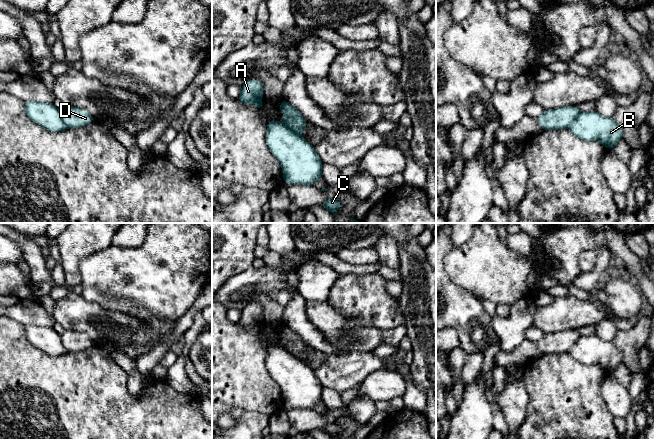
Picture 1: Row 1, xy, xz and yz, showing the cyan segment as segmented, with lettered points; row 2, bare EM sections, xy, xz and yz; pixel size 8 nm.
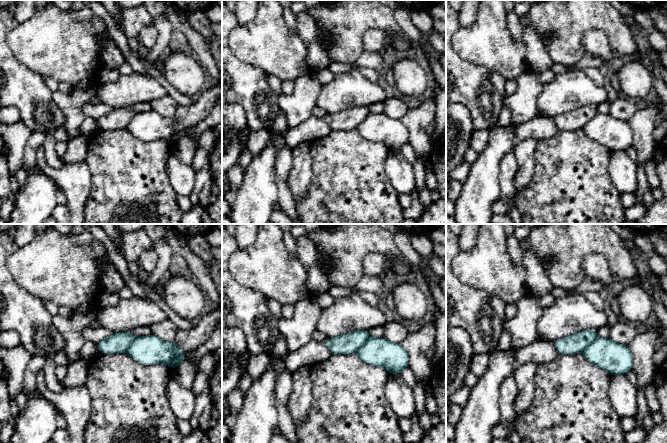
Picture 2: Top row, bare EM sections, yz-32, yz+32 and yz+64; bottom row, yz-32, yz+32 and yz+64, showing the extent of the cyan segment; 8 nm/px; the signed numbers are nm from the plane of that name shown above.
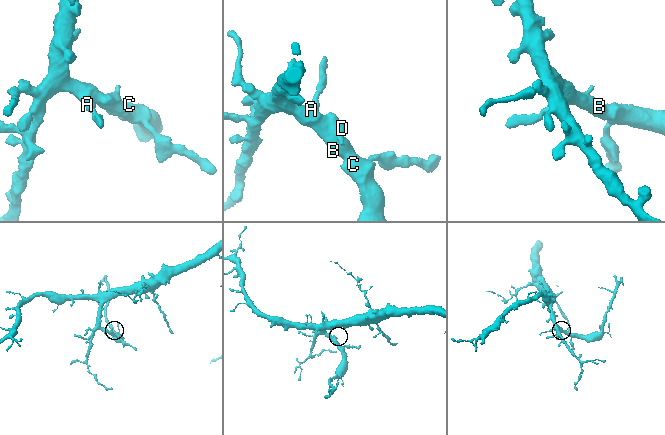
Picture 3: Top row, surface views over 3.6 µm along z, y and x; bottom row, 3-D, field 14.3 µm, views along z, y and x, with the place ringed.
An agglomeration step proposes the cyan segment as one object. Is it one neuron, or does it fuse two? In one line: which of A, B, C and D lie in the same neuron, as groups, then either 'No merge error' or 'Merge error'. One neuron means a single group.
Groups: A B C D. No merge error

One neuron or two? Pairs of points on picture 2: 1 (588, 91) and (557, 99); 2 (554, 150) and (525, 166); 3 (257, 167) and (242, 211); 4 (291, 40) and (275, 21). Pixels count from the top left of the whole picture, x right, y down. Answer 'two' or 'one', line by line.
1: one
2: two
3: one
4: one

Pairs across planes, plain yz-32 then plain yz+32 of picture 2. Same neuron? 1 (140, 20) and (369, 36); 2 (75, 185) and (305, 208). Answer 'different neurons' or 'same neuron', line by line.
1: different neurons
2: different neurons

